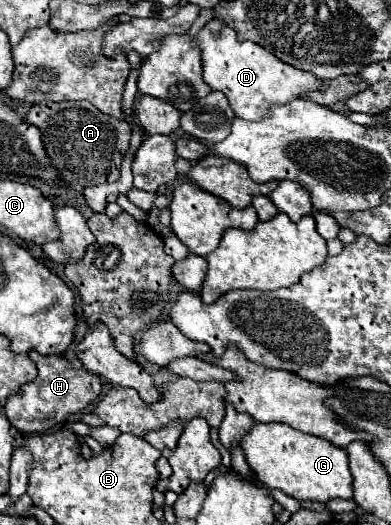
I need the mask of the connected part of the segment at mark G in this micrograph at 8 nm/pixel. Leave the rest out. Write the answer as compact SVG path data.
M254 423L242 435L240 447L256 479L270 489L284 491L298 501L308 499L324 503L336 497L352 499L352 475L348 471L346 449L322 437L296 431L282 423Z

